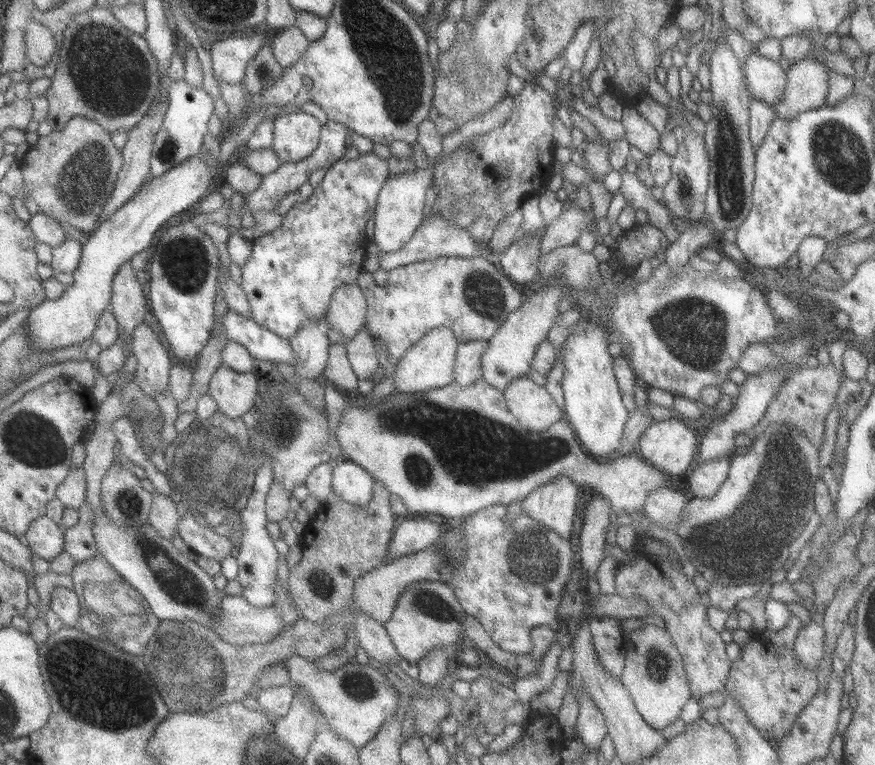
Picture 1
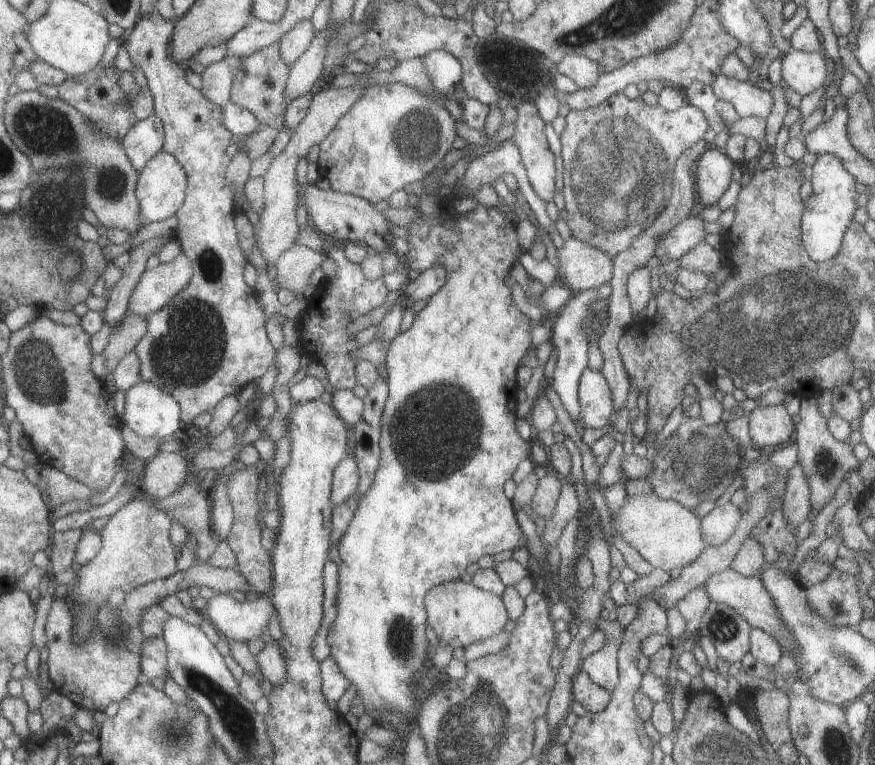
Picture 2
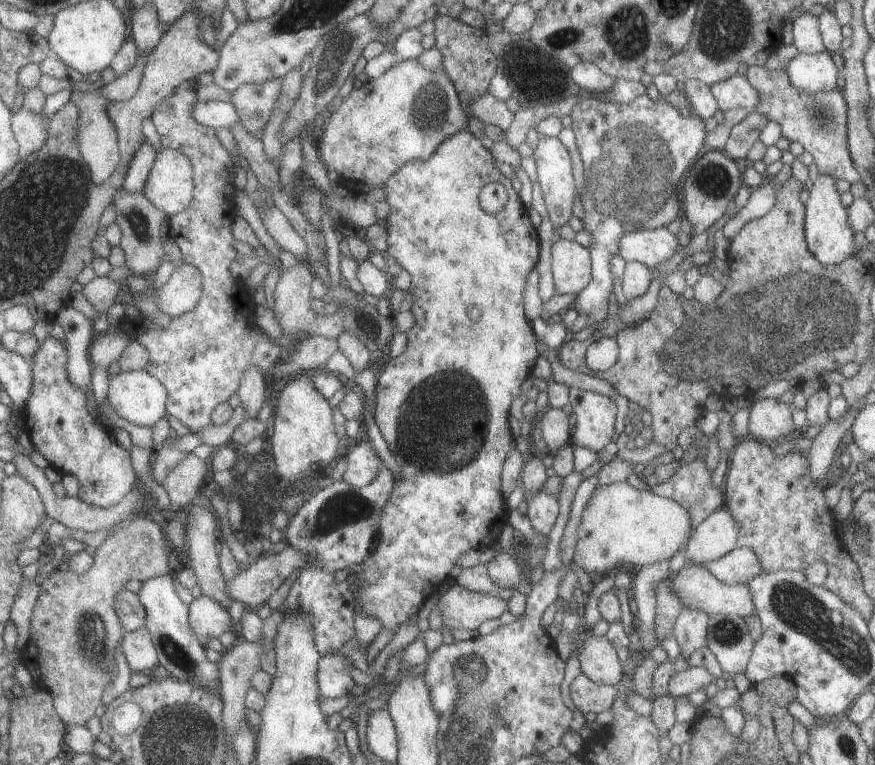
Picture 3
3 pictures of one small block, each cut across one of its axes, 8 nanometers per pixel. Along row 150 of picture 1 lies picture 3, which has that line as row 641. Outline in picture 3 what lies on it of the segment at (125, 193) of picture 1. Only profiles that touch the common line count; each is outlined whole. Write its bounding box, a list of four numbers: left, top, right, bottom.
[121,625,160,674]

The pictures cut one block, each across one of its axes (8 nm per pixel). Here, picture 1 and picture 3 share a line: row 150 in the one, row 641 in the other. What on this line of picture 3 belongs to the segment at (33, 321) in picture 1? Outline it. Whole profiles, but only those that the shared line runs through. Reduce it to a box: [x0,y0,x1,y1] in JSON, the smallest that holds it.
[190,595,231,645]

